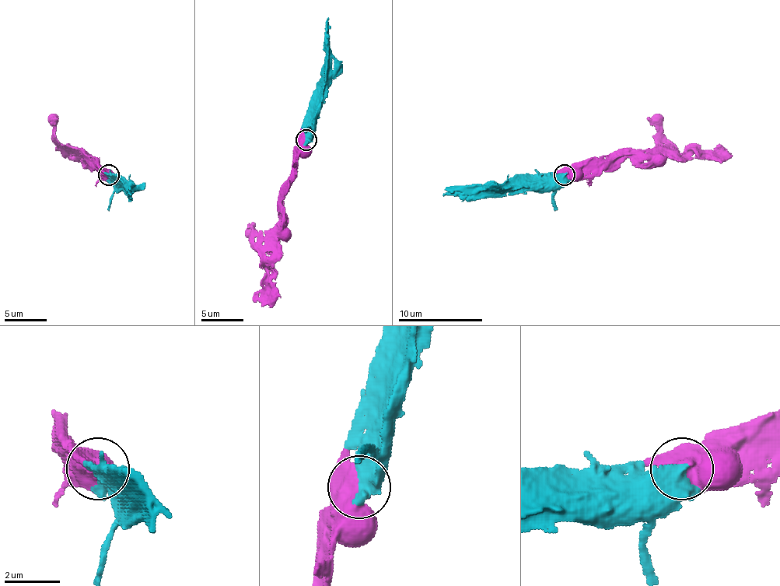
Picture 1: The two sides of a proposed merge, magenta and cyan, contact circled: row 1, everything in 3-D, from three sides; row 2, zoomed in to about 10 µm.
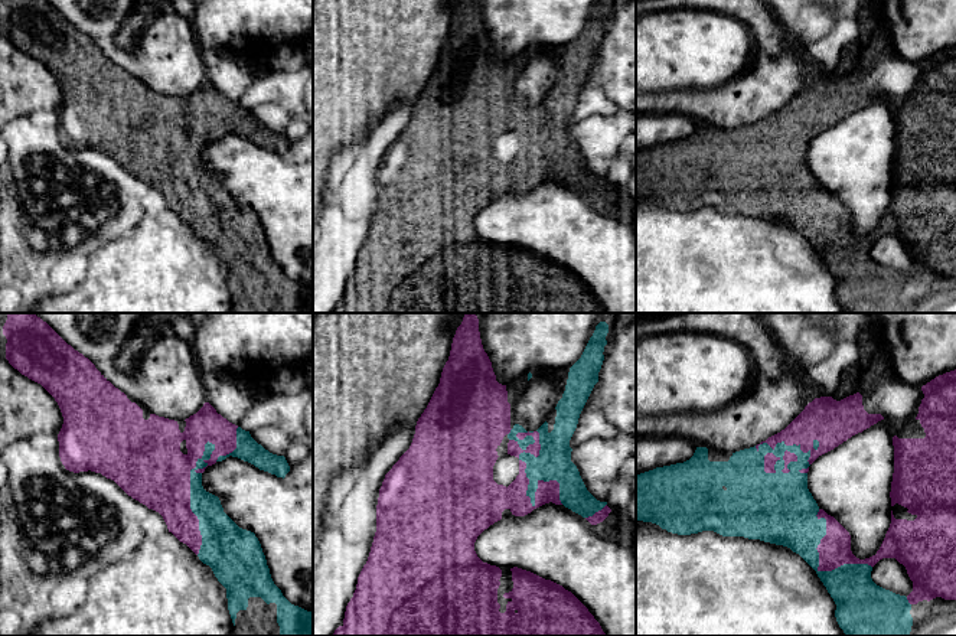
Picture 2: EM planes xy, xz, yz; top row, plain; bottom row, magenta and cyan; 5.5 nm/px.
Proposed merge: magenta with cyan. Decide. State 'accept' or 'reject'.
accept

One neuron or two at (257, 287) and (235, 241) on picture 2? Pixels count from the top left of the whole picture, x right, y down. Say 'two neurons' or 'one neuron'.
one neuron

